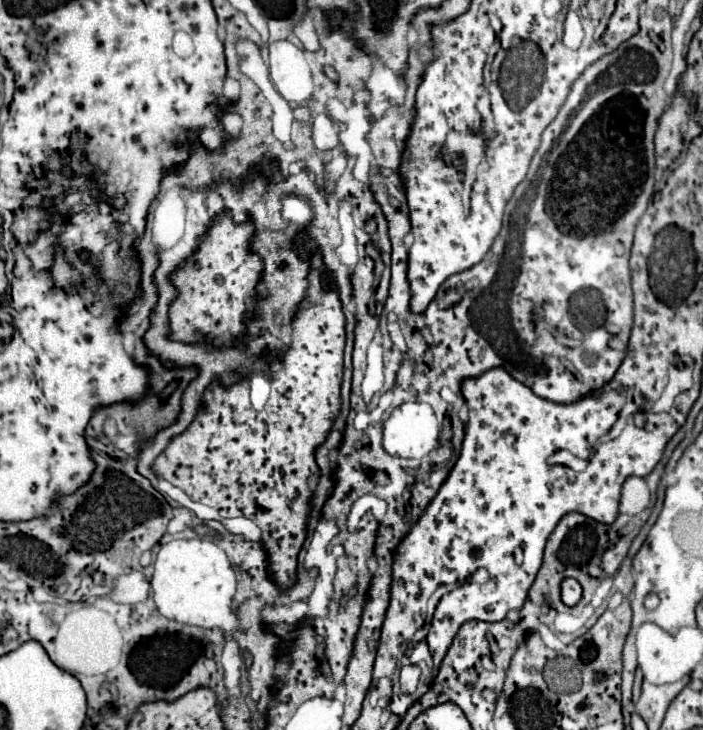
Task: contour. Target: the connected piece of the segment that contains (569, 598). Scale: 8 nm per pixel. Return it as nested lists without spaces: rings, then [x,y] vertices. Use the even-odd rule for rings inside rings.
[[[566,579],[562,583],[562,601],[572,607],[572,605],[576,605],[580,601],[580,597],[582,597],[580,583],[576,579]]]

